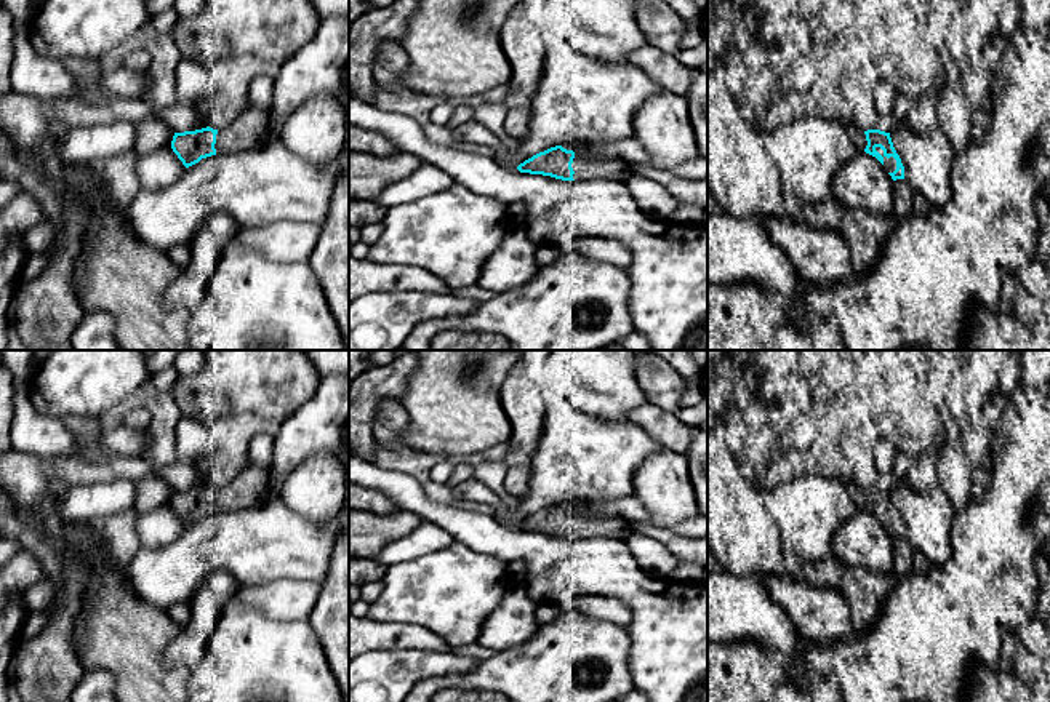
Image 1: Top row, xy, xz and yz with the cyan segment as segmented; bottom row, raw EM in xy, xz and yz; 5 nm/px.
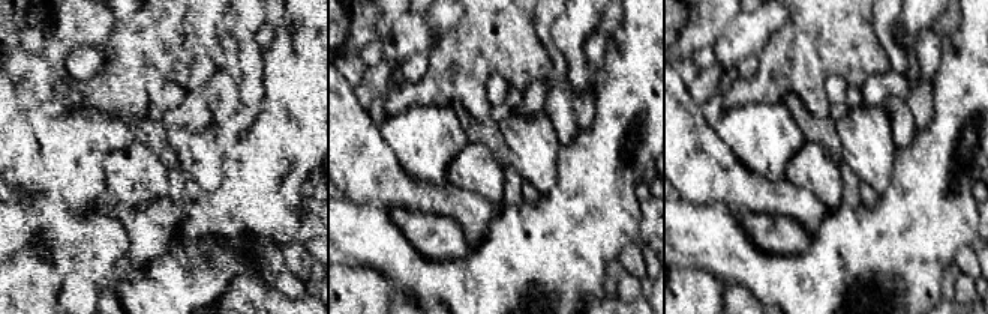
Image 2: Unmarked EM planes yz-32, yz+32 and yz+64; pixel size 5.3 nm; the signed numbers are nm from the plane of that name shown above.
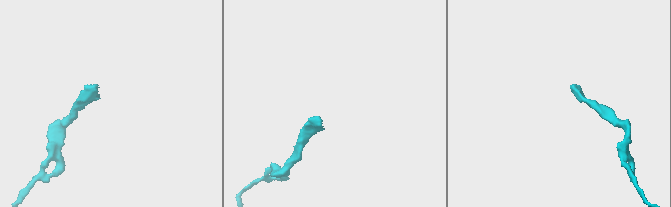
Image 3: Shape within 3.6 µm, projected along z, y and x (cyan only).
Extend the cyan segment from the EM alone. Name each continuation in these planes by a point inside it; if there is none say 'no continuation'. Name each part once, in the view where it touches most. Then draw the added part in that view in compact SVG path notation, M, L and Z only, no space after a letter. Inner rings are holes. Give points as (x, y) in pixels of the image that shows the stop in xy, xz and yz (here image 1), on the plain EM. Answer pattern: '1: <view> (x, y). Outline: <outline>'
1: yz (889, 522). Outline: M876 505L876 509L884 515L884 526L885 526L885 529L887 531L893 531L896 528L896 518L893 515L887 517L880 505Z

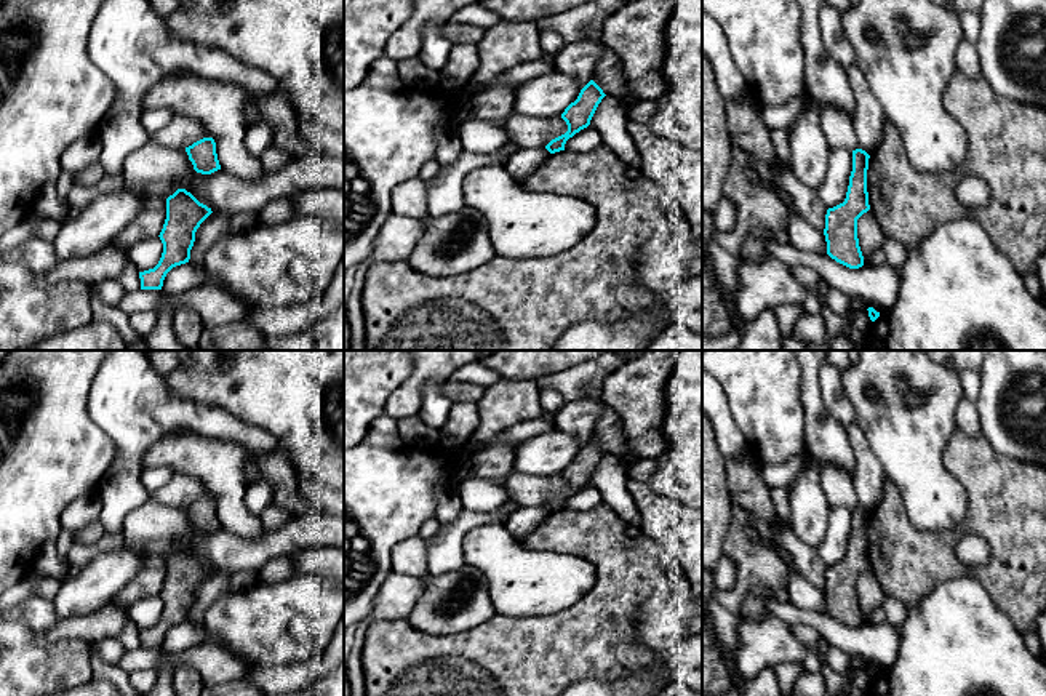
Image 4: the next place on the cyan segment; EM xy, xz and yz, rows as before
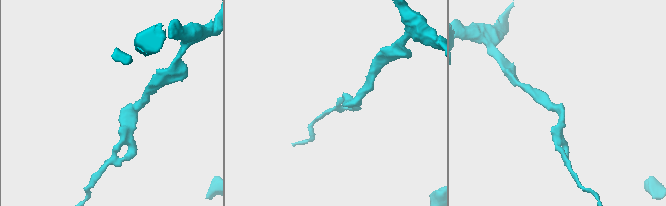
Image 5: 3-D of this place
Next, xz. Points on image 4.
no continuation

